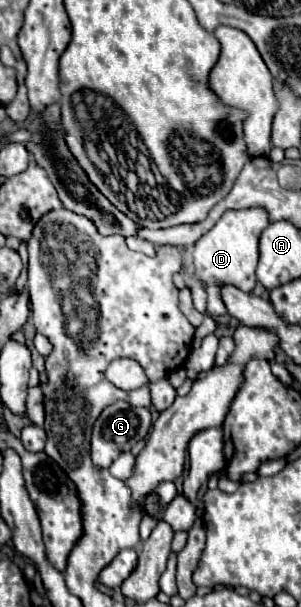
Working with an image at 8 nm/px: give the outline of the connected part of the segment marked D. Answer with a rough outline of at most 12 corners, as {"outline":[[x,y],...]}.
{"outline":[[263,207],[225,211],[193,245],[207,313],[227,313],[221,283],[257,283]]}

